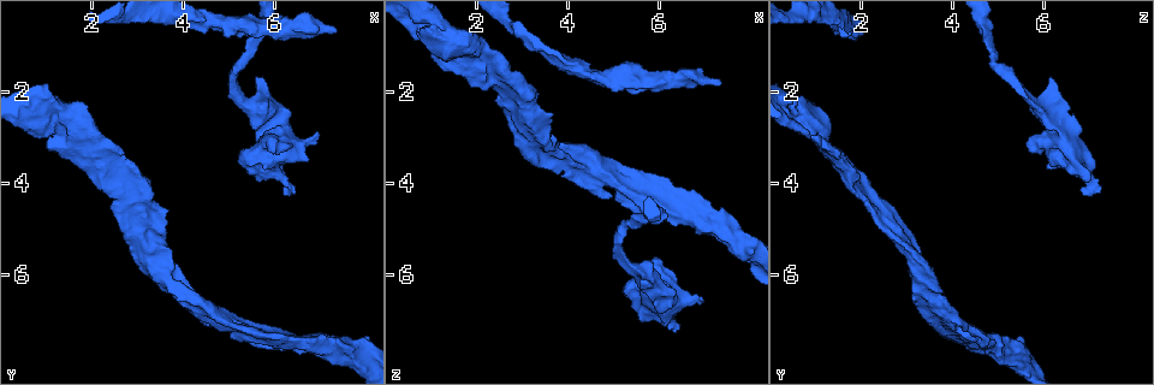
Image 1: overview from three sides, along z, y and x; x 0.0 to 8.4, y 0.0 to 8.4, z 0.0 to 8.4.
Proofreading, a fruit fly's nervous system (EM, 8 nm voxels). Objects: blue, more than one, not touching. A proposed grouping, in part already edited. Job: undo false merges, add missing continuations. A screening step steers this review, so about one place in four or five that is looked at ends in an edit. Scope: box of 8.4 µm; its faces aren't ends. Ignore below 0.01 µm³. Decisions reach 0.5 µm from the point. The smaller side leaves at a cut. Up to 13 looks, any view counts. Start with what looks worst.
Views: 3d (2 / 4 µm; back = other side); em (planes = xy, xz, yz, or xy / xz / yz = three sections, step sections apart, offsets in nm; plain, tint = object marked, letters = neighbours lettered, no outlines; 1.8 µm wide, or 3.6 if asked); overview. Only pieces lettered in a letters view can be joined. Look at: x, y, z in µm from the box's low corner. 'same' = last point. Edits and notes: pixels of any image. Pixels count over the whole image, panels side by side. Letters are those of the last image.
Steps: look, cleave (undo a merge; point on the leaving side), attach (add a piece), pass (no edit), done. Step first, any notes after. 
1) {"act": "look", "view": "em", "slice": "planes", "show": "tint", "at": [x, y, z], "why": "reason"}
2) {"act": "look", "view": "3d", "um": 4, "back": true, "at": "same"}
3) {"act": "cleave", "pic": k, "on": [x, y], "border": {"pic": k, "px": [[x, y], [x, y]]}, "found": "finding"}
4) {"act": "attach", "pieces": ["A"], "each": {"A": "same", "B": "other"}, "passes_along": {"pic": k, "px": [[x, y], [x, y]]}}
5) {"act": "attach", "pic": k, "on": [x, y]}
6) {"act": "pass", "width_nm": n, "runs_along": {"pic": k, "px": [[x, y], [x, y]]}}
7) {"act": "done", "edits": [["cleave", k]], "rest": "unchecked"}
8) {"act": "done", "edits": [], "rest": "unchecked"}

{"act": "look", "view": "em", "slice": "planes", "show": "letters", "at": [6.45, 4.15, 7.10], "why": "branch stops here"}

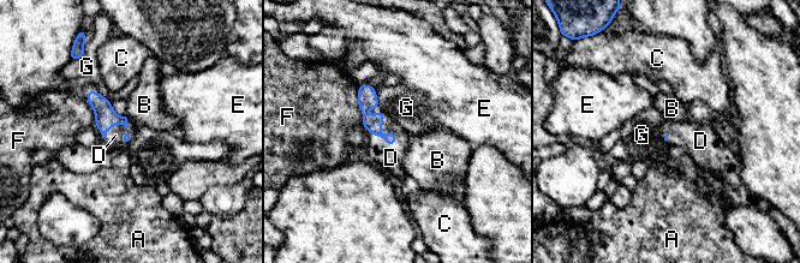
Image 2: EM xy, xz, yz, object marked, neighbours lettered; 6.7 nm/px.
{"act": "attach", "pic": 2, "on": [390, 157], "each": {"A": "other", "B": "other", "C": "other", "D": "same", "E": "other", "F": "other", "G": "other"}, "found": "the neuron continues"}

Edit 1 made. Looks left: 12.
{"act": "look", "view": "overview"}

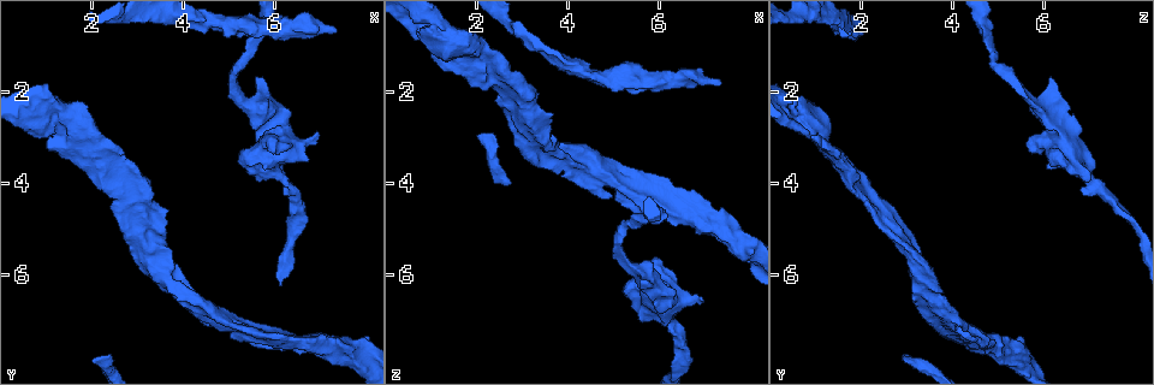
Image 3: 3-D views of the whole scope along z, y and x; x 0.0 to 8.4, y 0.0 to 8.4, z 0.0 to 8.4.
{"act": "look", "view": "em", "slice": "yz", "step": 4, "show": "tint", "at": [5.70, 1.70, 6.15], "why": "branch stops here"}

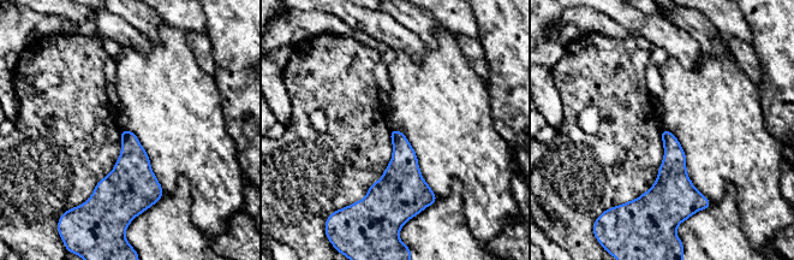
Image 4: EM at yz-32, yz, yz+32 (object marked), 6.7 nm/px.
{"act": "look", "view": "em", "slice": "planes", "show": "letters", "at": "same", "why": "cut it another way"}

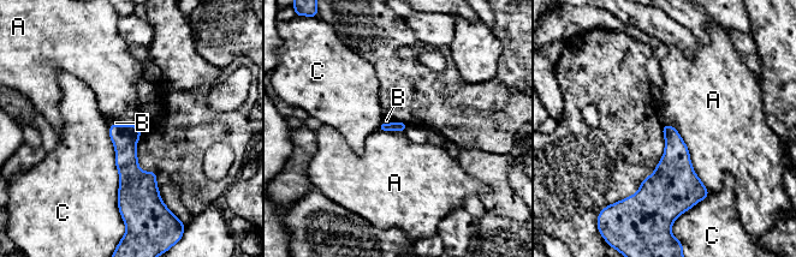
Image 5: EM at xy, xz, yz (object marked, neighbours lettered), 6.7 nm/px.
{"act": "pass", "each": {"A": "other", "B": "other", "C": "other"}, "border": {"pic": 5, "px": [[664, 124], [677, 131], [708, 190]]}, "found": "no lettered piece goes on from it"}

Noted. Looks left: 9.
{"act": "look", "view": "3d", "um": 4, "at": [3.15, 4.75, 2.60], "why": "two arms in line, one across"}

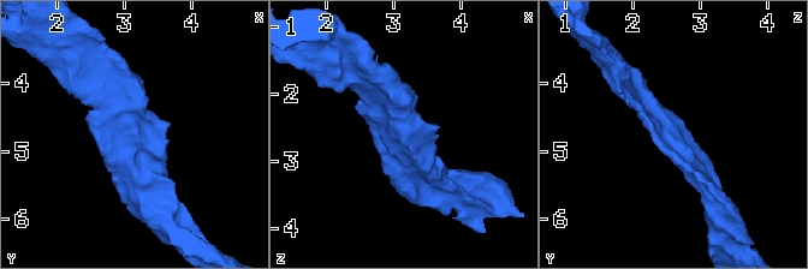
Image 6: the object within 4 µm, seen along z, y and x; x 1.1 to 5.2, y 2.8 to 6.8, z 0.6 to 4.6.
{"act": "look", "view": "em", "slice": "planes", "show": "letters", "at": [3.15, 4.70, 2.55], "why": "need the tissue"}

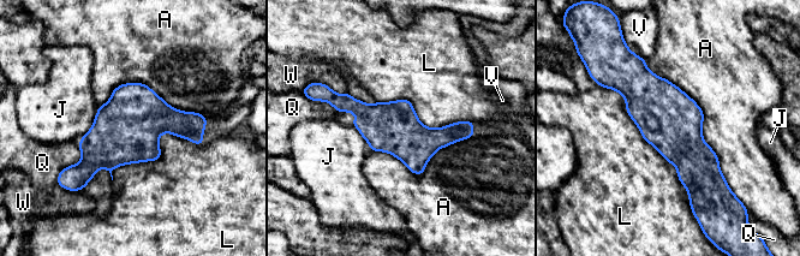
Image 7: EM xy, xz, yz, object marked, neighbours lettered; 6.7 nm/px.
{"act": "pass", "each": {"A": "other", "J": "other", "L": "other", "Q": "other", "V": "other", "W": "other"}, "runs_along": {"pic": 7, "px": [[335, 102], [404, 136], [470, 134]]}, "found": "all the same neuron"}

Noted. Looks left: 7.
{"act": "look", "view": "3d", "um": 2, "at": [3.85, 6.25, 3.30], "why": "touches itself"}

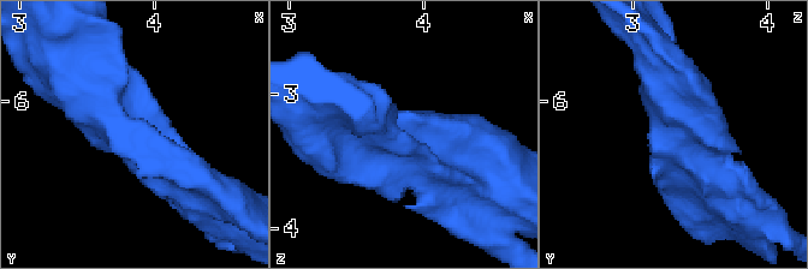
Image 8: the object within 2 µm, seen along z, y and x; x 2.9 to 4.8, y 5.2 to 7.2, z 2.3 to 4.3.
{"act": "look", "view": "em", "slice": "yz", "step": 16, "show": "tint", "at": [3.82, 6.24, 3.34], "arms": 3, "arm_widths_nm": [240, 280, 280]}

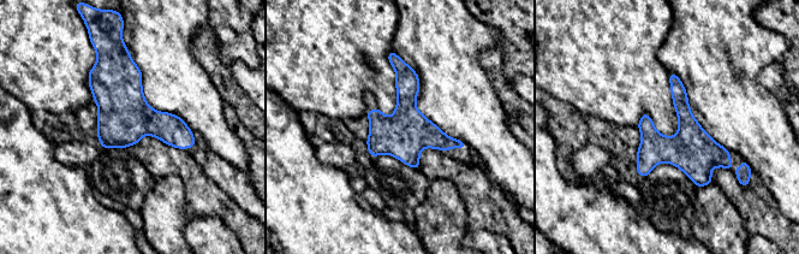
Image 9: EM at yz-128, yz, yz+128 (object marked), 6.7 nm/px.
{"act": "look", "view": "em", "slice": "planes", "show": "letters", "at": "same", "why": "another direction"}

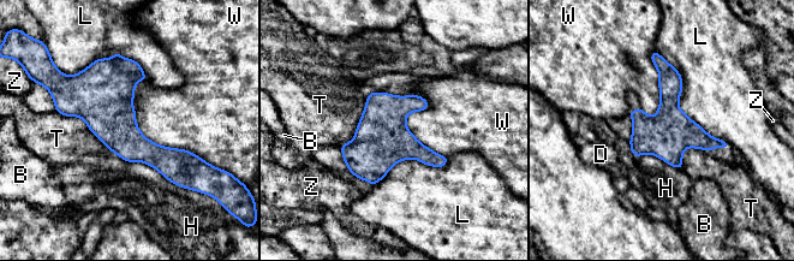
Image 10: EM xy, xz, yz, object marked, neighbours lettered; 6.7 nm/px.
{"act": "pass", "each": {"B": "other", "D": "other", "H": "other", "L": "other", "T": "other", "W": "other", "Z": "other"}, "found": "all the same neuron"}

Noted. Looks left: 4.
{"act": "look", "view": "em", "slice": "xz", "step": 8, "show": "tint", "at": [6.95, 0.55, 1.70], "why": "sudden change in width"}

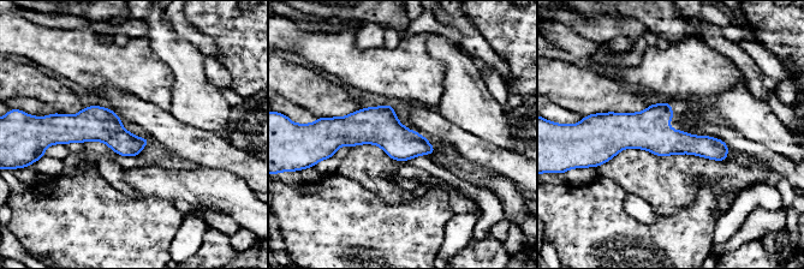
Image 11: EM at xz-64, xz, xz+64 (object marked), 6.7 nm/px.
{"act": "look", "view": "em", "slice": "planes", "show": "letters", "at": "same"}

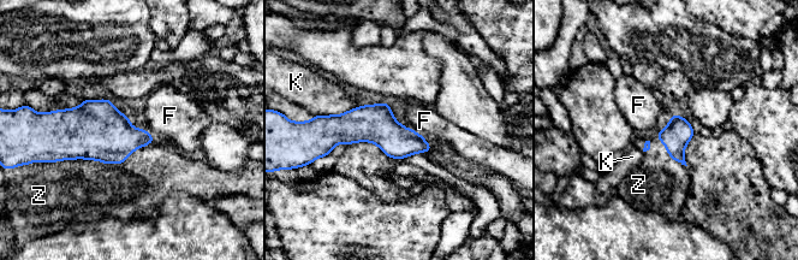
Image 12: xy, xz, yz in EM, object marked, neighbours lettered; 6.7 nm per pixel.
{"act": "attach", "pic": 12, "on": [55, 187], "each": {"F": "other", "K": "other", "Z": "same"}, "passes_along": {"pic": 12, "px": [[96, 130], [78, 158], [55, 187]]}, "found": "the neuron continues"}

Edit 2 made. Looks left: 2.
{"act": "look", "view": "3d", "um": 4, "at": [5.50, 7.25, 3.70], "why": "free end"}

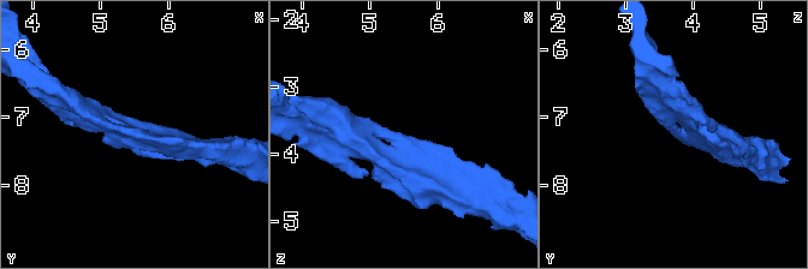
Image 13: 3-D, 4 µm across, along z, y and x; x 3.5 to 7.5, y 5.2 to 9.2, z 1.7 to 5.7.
{"act": "look", "view": "em", "slice": "yz", "step": 4, "show": "letters", "at": [5.50, 7.25, 3.70], "arm_widths_nm": [300, 320], "why": "now the EM"}

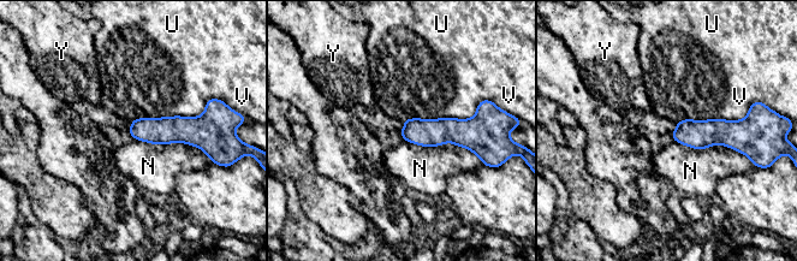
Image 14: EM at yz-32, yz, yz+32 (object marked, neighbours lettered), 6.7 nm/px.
{"act": "pass", "each": {"N": "other", "U": "other", "V": "other", "Y": "other"}, "border": {"pic": 14, "px": [[674, 140], [701, 150]]}, "found": "none of them fits"}

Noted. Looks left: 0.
{"act": "done", "edits": [["attach", 2], ["attach", 12]], "rest": "unchecked"}

